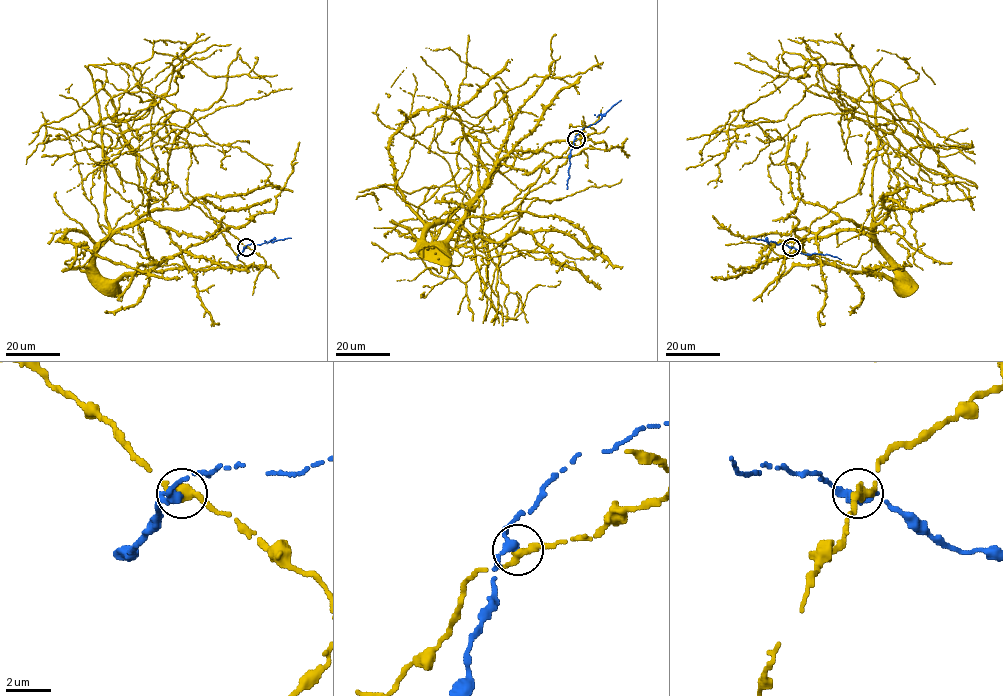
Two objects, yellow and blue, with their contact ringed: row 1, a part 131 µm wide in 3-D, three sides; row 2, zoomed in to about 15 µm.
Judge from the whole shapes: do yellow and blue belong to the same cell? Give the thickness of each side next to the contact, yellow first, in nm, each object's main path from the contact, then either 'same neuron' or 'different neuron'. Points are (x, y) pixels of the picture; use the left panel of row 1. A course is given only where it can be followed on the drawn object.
360 nm thick on the yellow side, 280 nm on the other; yellow runs (246, 247), (187, 192), (191, 154), (156, 134), (138, 69), (89, 65), (108, 226), (99, 284); blue runs (246, 247), (291, 238); different neuron

